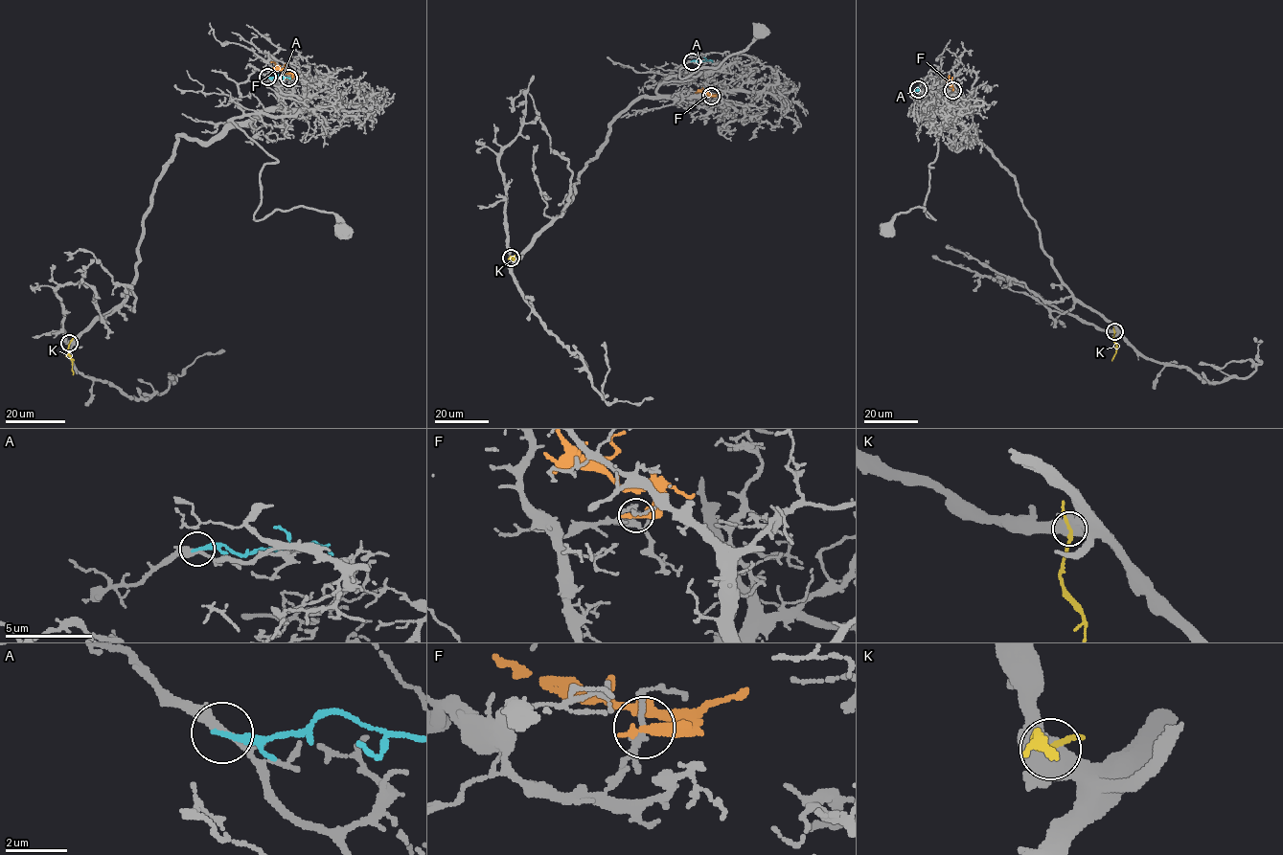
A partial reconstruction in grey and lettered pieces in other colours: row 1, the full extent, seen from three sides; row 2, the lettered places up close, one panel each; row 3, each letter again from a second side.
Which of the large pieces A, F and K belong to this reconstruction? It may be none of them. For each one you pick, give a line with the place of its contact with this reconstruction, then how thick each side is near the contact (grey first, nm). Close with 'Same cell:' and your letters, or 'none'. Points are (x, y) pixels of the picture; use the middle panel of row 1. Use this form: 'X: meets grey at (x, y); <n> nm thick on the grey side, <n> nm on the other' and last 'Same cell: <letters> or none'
Same cell: none

